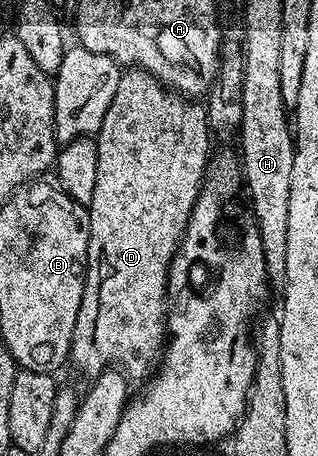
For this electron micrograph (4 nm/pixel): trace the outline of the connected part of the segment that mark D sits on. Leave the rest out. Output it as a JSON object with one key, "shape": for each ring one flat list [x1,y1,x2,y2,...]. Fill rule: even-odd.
{"shape":[[127,69,120,74,117,81,117,93,113,93,113,101,109,101,109,109,105,113,105,121,101,121,101,129,95,139,97,145,97,186,93,188,93,197,89,204,89,222,87,232,87,273,83,281,81,309,77,313,77,325,73,329,70,362,83,375,94,377,112,365,118,365,132,380,142,380,152,374,153,368,161,358,165,346,165,300,167,298,167,269,171,259,179,250,179,243,187,228,189,217,193,213,193,205,203,187,203,175,207,172,207,164,213,153,209,128,209,115,201,108,194,107,194,102,186,101,184,96,166,88,146,69]]}

